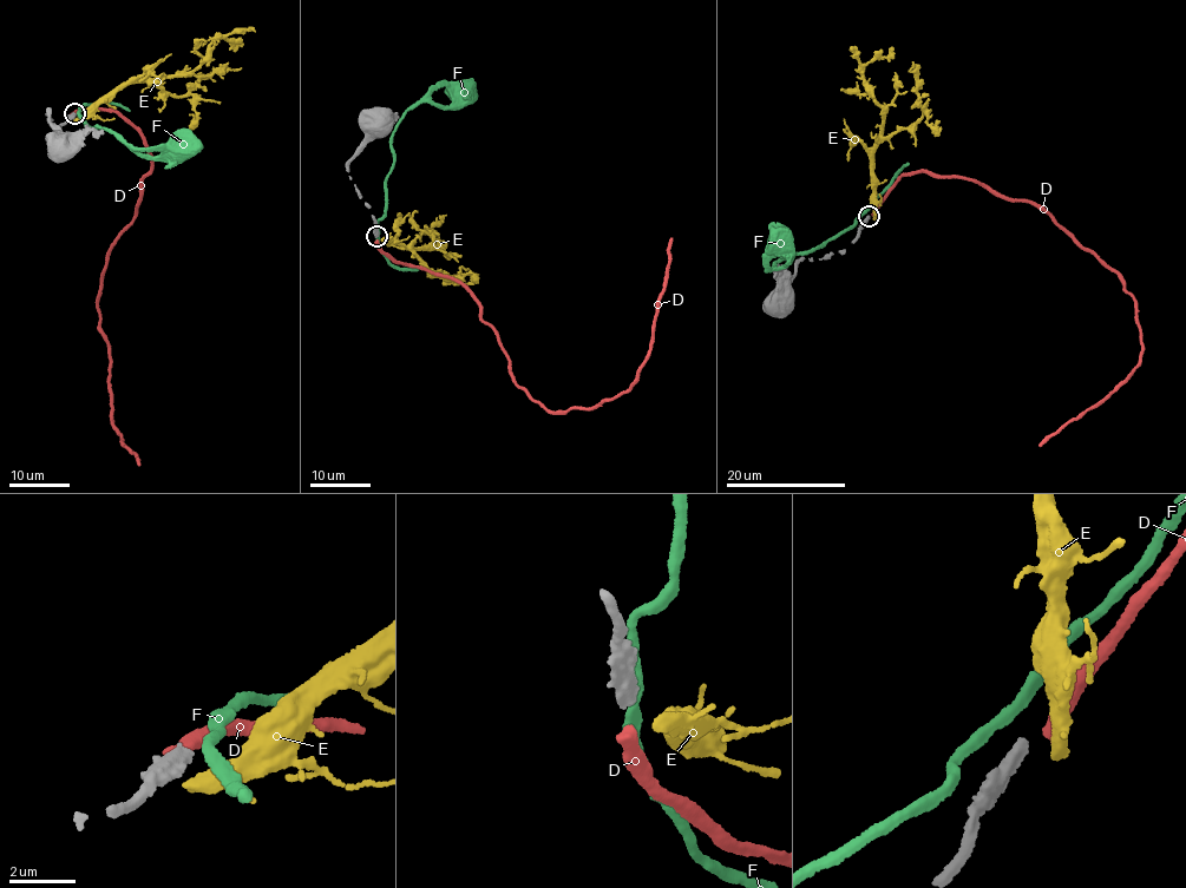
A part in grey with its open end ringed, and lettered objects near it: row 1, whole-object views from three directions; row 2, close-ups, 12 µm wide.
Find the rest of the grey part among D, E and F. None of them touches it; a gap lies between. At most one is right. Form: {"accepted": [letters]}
{"accepted": []}

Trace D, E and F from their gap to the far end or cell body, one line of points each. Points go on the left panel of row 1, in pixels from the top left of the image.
D: (74, 112), (119, 113), (144, 136), (151, 164), (132, 222), (105, 257), (97, 297), (111, 421), (138, 465)
E: (74, 119), (130, 84), (149, 83), (190, 71), (217, 39), (240, 46), (243, 43)
F: (78, 111), (91, 127), (98, 124), (142, 150), (174, 151), (182, 149)

